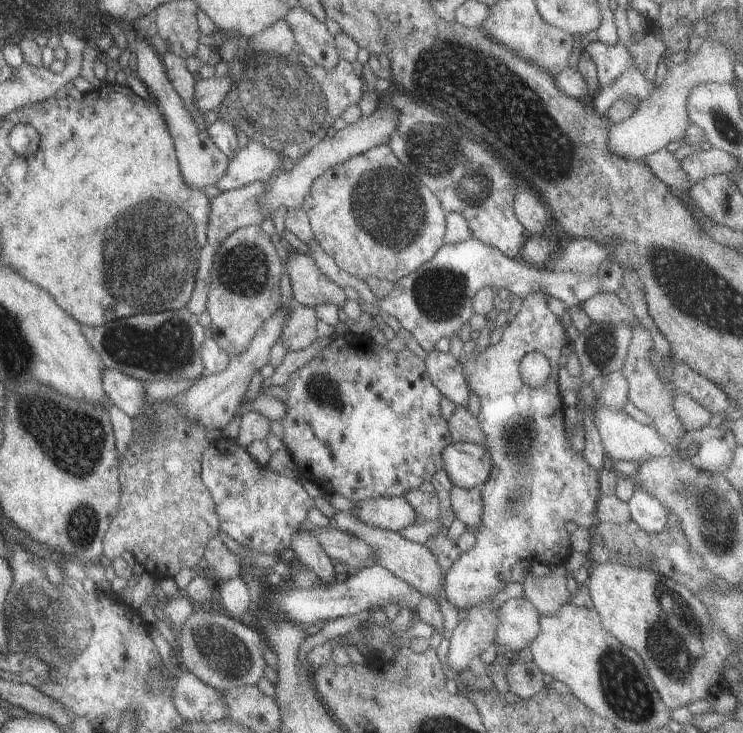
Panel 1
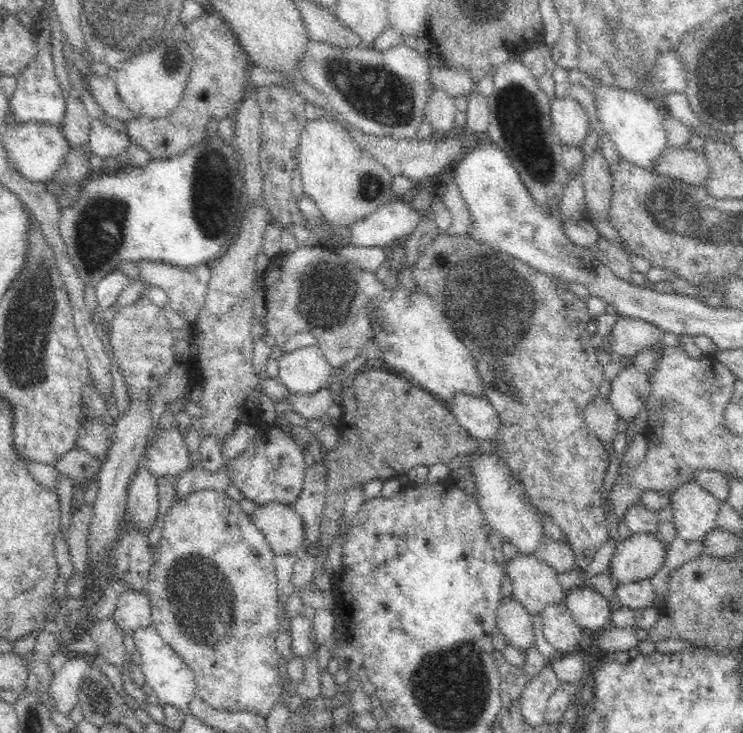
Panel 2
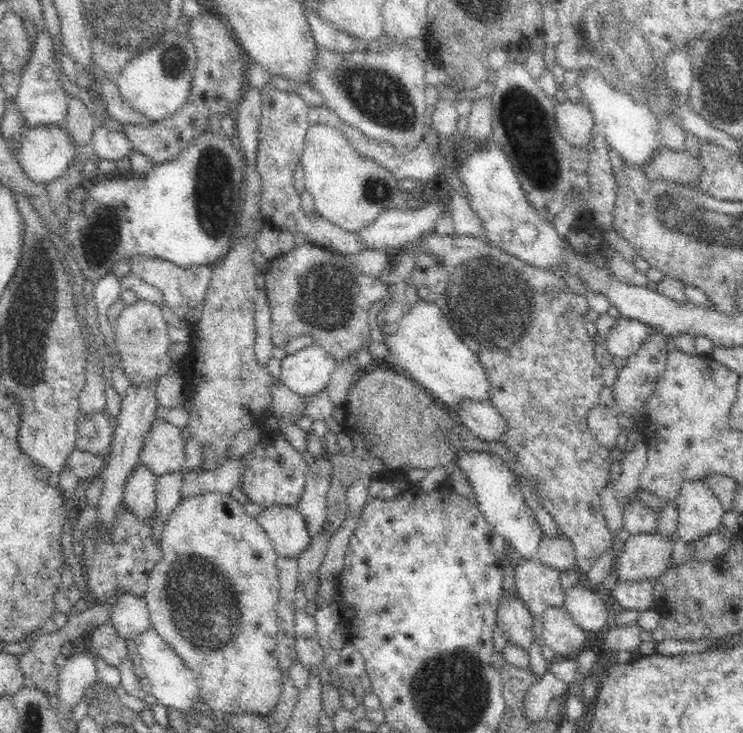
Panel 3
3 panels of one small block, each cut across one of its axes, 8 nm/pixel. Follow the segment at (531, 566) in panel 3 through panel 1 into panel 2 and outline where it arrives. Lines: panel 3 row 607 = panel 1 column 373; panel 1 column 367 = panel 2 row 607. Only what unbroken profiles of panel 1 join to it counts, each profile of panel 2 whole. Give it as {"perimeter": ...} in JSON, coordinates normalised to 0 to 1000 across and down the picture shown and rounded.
{"perimeter":[[[700,756],[694,764],[681,767],[681,786],[689,789],[692,819],[697,819],[716,843],[729,840],[735,827],[759,824],[762,819],[748,778],[721,759]]]}

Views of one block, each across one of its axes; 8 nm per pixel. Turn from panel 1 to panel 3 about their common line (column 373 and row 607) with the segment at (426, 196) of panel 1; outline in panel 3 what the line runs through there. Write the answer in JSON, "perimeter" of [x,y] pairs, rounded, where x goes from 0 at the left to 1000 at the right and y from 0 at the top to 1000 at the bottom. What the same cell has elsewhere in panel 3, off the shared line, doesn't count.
{"perimeter":[[[280,671],[280,674],[266,674],[266,677],[253,677],[248,679],[234,698],[226,704],[223,720],[218,726],[218,753],[221,761],[218,767],[205,778],[199,789],[199,805],[197,805],[197,827],[199,827],[199,843],[202,854],[210,857],[215,870],[237,887],[237,892],[250,903],[256,914],[261,914],[264,928],[266,928],[266,944],[269,944],[269,958],[275,958],[285,971],[291,974],[358,974],[363,969],[371,969],[374,952],[382,941],[380,936],[380,917],[377,917],[377,903],[374,903],[374,887],[371,887],[371,865],[374,865],[374,821],[377,821],[377,791],[374,791],[374,756],[369,742],[363,739],[361,729],[353,723],[345,707],[334,704],[328,696],[328,688],[323,688],[318,679],[307,674],[293,674],[293,671]]]}

